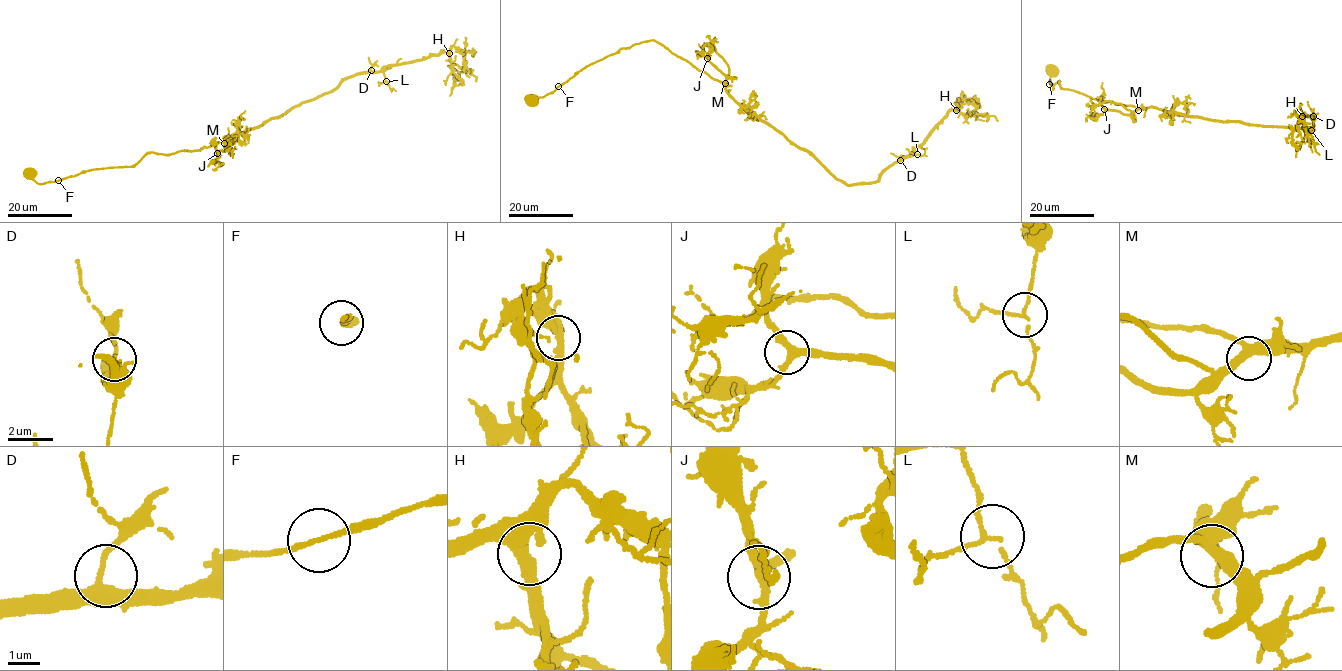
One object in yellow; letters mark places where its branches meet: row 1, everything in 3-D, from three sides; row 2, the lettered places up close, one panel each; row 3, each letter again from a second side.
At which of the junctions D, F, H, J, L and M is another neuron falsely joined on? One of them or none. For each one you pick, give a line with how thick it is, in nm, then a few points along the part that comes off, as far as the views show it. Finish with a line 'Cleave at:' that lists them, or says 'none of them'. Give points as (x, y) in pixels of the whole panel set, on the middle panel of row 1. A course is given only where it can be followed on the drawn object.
Cleave at: none of them

